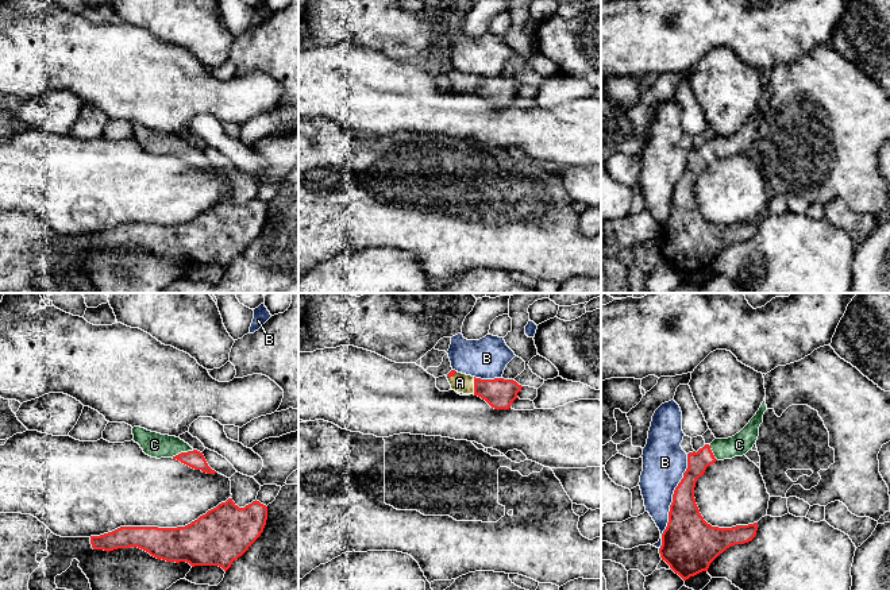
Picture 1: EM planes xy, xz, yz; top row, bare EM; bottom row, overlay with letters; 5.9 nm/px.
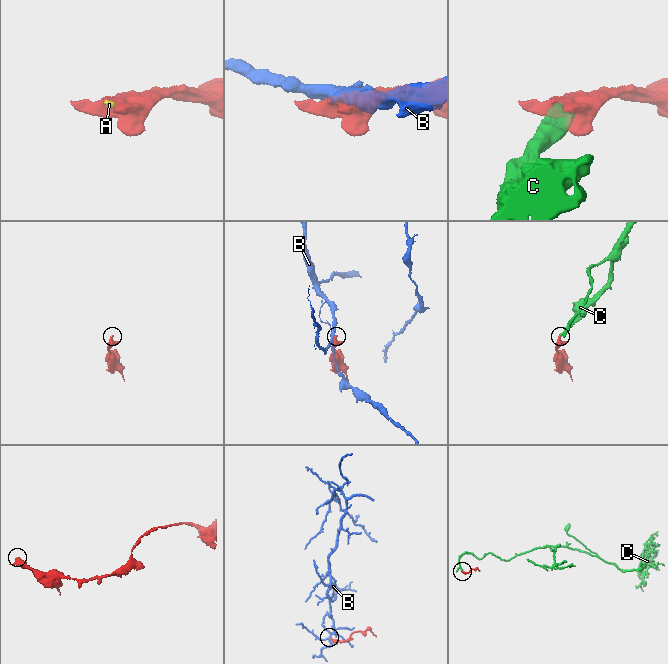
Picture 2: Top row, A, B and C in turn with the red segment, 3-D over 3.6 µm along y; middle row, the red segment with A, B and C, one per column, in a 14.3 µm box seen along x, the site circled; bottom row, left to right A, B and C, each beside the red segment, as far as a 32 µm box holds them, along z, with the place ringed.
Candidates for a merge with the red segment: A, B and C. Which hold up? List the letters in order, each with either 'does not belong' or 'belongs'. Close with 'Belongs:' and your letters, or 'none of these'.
A: belongs
B: does not belong
C: belongs
Belongs: A, C

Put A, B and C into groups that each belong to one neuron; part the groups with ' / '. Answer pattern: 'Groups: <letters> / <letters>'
Groups: A C / B

